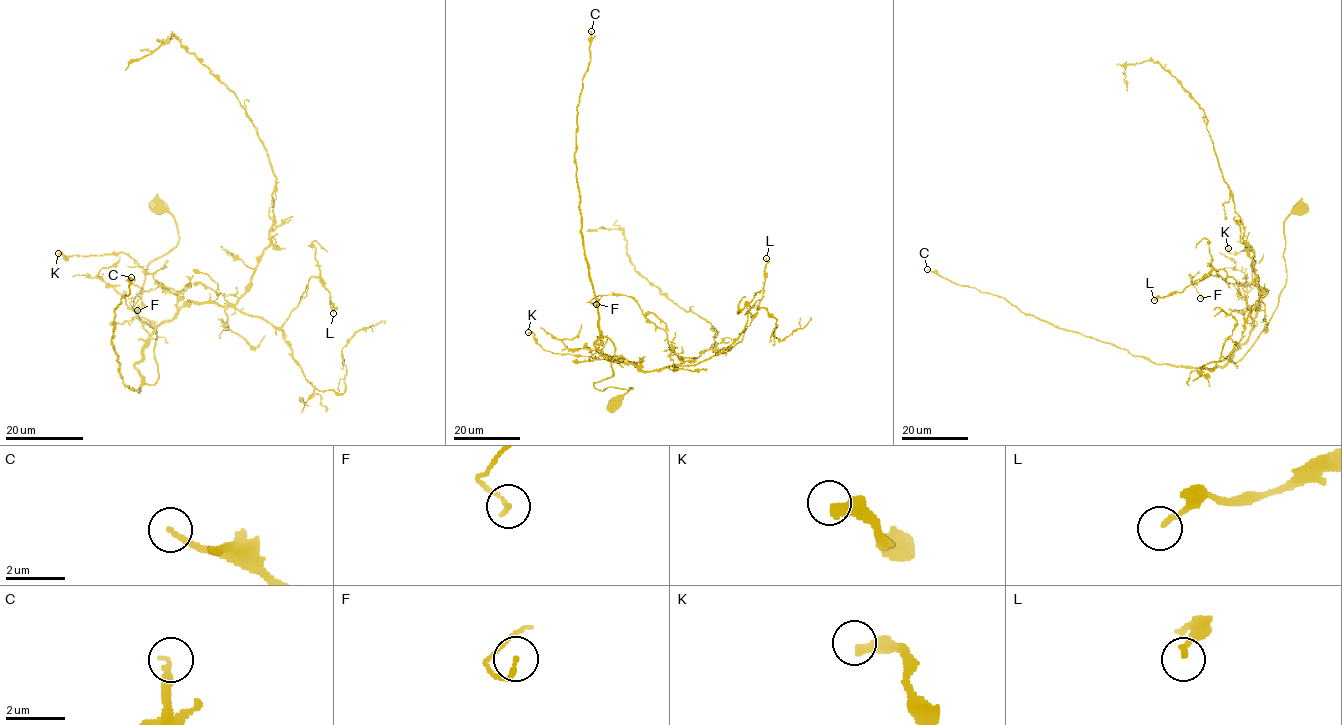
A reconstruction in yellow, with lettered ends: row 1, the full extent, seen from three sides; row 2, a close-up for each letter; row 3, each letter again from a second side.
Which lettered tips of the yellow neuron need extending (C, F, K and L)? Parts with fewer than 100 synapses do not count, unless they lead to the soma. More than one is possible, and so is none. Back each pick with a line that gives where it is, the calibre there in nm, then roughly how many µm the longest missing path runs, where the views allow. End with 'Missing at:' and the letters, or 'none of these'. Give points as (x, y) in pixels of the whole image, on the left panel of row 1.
C: place (131, 277); calibre 190 nm; missing 110 µm
Missing at: C

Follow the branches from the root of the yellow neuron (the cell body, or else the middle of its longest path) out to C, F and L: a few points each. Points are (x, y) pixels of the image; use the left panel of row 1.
C: (157, 206), (178, 241), (133, 301), (156, 335), (158, 379), (139, 391), (112, 344), (131, 277)
F: (157, 206), (178, 241), (133, 301), (156, 335), (145, 382), (160, 324), (237, 299), (159, 287), (137, 310)
L: (157, 206), (178, 241), (133, 301), (147, 384), (189, 301), (280, 327), (314, 276), (333, 313)

